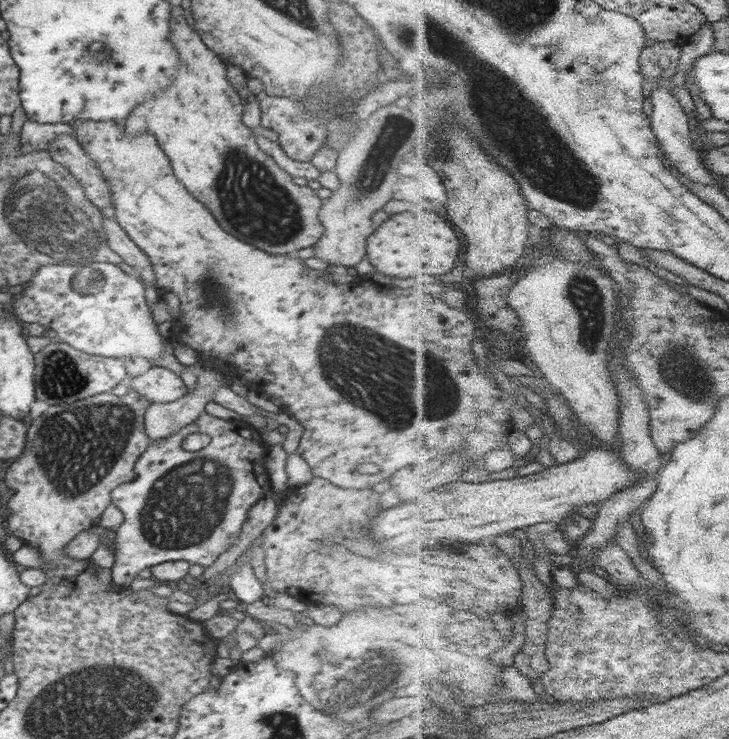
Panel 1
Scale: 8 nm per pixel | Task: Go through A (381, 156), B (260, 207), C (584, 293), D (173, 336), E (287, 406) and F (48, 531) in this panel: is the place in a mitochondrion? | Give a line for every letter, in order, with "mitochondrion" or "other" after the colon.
A: mitochondrion
B: mitochondrion
C: mitochondrion
D: other
E: other
F: other

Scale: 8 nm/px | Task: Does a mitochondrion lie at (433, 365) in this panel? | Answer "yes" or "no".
yes

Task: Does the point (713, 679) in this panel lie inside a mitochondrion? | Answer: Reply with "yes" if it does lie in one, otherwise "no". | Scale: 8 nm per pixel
no

